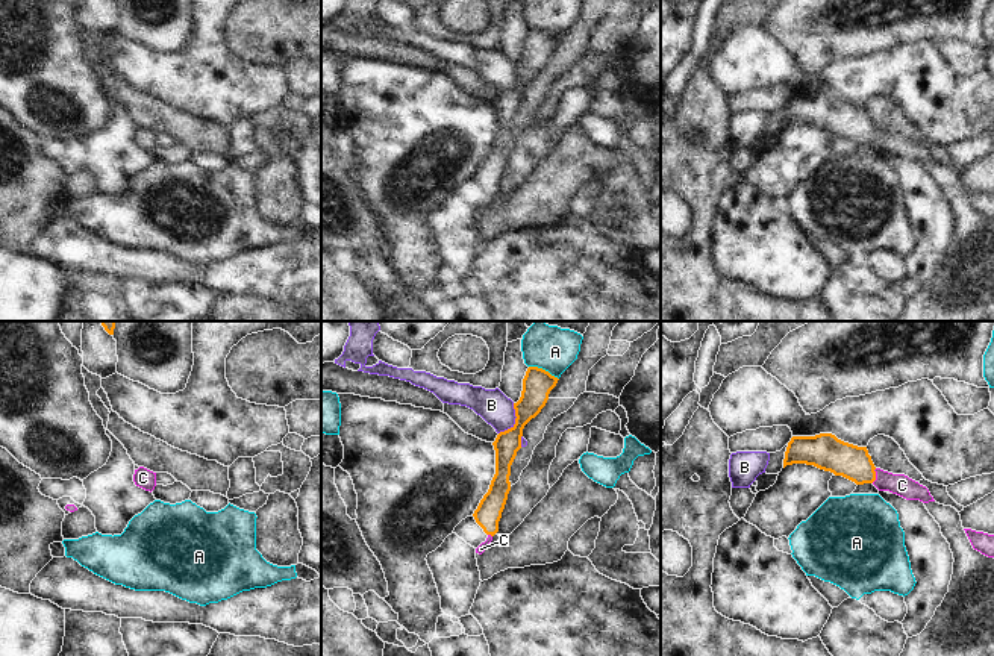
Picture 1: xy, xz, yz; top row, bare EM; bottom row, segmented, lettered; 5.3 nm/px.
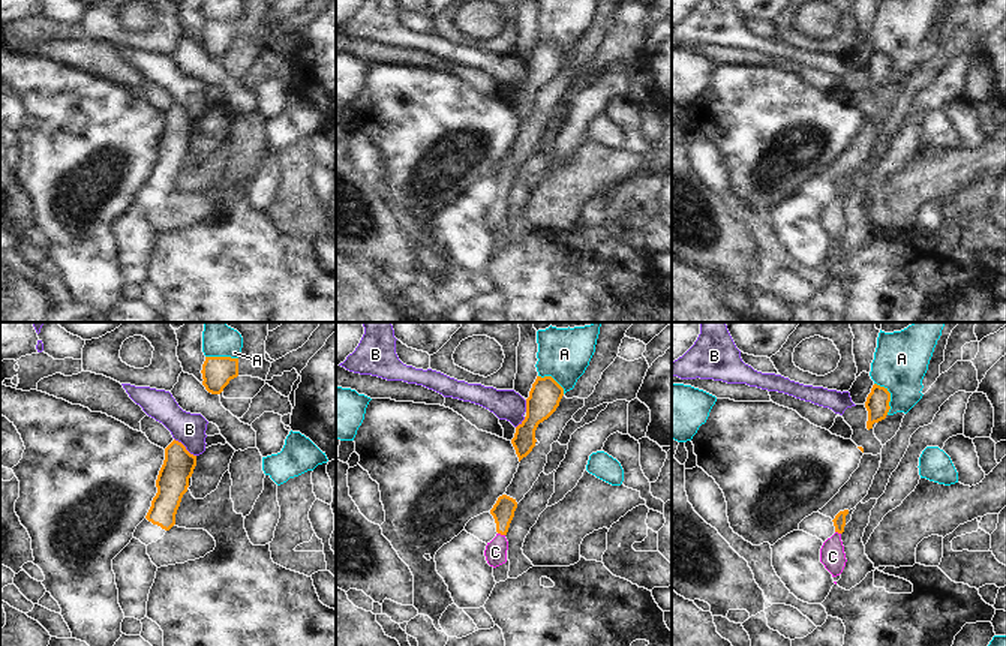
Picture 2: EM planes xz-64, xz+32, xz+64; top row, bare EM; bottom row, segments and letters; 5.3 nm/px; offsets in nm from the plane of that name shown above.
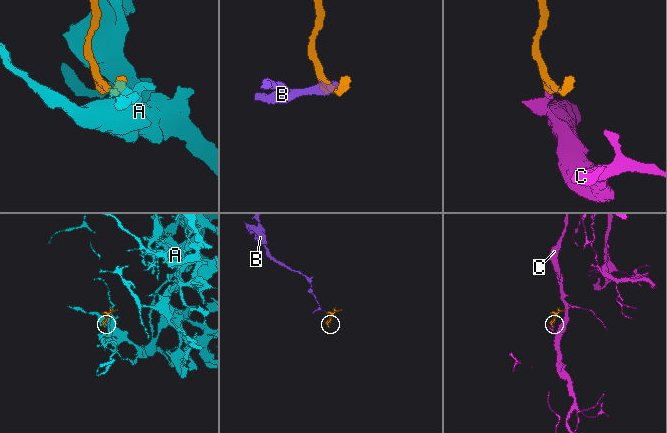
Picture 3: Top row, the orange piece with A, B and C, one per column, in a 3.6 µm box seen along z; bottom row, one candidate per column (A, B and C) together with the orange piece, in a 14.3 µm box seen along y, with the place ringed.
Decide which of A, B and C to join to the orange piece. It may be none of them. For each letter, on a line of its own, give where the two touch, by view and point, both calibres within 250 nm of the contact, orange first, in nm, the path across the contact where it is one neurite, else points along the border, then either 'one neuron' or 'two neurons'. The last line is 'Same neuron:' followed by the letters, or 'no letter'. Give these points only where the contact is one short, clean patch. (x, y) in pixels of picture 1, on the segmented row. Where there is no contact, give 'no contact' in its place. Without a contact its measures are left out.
A: contact xz (544, 370); calibres 160 and 240 nm; two neurons
B: contact xz (515, 421); calibres 160 and 170 nm; border xz (514, 403), (515, 421), (499, 434); two neurons
C: contact yz (875, 476); calibres 180 and 110 nm; way yz (853, 462), (861, 470), (875, 476), (902, 485); one neuron
Same neuron: C

